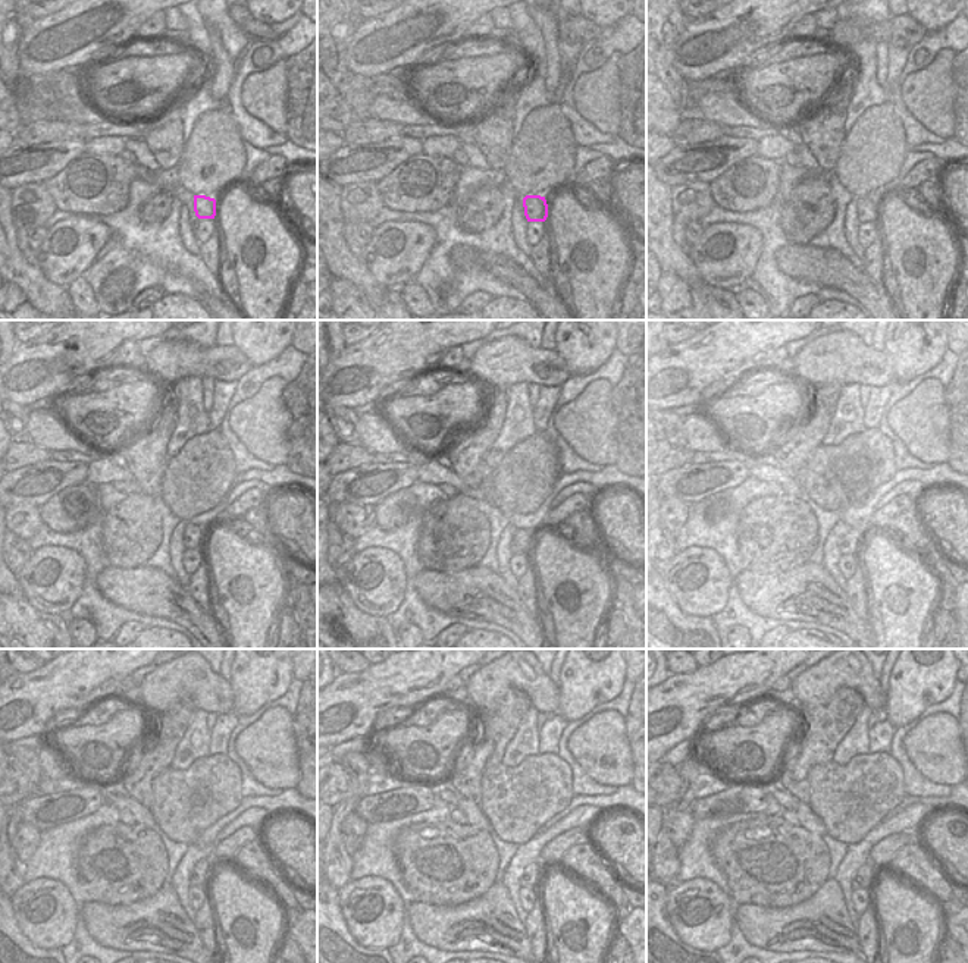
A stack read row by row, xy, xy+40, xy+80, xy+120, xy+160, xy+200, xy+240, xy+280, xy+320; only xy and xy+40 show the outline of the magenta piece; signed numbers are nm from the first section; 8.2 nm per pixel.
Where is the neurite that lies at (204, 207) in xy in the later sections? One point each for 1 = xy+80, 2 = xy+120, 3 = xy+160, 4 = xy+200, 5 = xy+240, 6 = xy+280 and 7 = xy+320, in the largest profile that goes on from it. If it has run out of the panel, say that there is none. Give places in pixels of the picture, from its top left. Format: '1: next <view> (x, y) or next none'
1: next xy+80 (864, 206)
2: next xy+120 (193, 538)
3: next xy+160 (520, 543)
4: next xy+200 (854, 542)
5: next xy+240 (201, 874)
6: next xy+280 (533, 875)
7: next xy+320 (867, 877)

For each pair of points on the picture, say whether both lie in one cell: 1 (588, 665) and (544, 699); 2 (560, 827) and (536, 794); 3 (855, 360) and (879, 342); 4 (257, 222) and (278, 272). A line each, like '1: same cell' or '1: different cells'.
1: different cells
2: different cells
3: different cells
4: same cell

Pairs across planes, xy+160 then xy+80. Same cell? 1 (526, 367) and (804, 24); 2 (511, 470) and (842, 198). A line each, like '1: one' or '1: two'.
1: two
2: two

